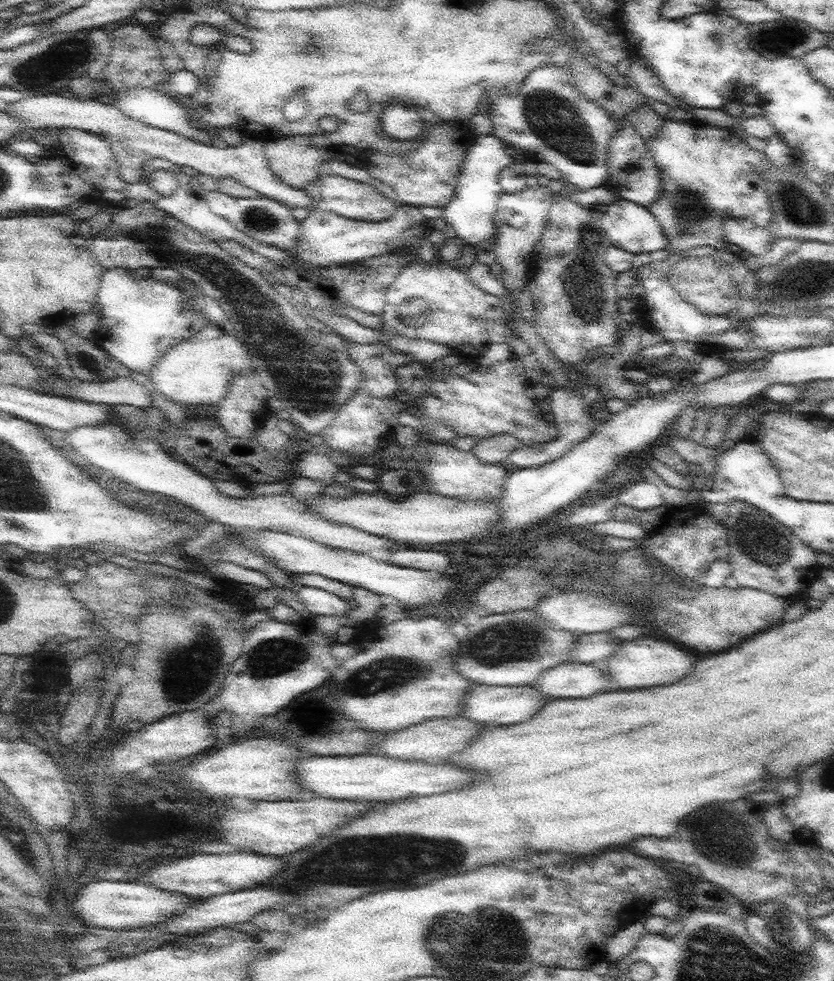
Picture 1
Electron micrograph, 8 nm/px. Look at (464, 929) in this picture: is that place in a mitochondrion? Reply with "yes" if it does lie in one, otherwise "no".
yes

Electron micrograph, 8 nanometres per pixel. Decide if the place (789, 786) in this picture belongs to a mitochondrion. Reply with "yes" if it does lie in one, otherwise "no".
no

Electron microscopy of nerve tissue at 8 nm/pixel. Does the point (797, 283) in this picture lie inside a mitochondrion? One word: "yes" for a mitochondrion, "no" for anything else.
yes

